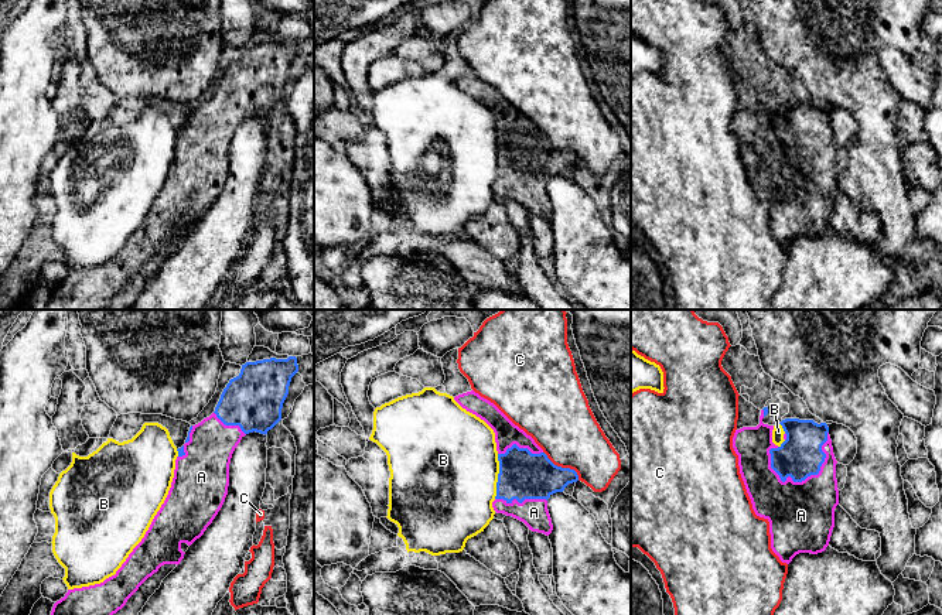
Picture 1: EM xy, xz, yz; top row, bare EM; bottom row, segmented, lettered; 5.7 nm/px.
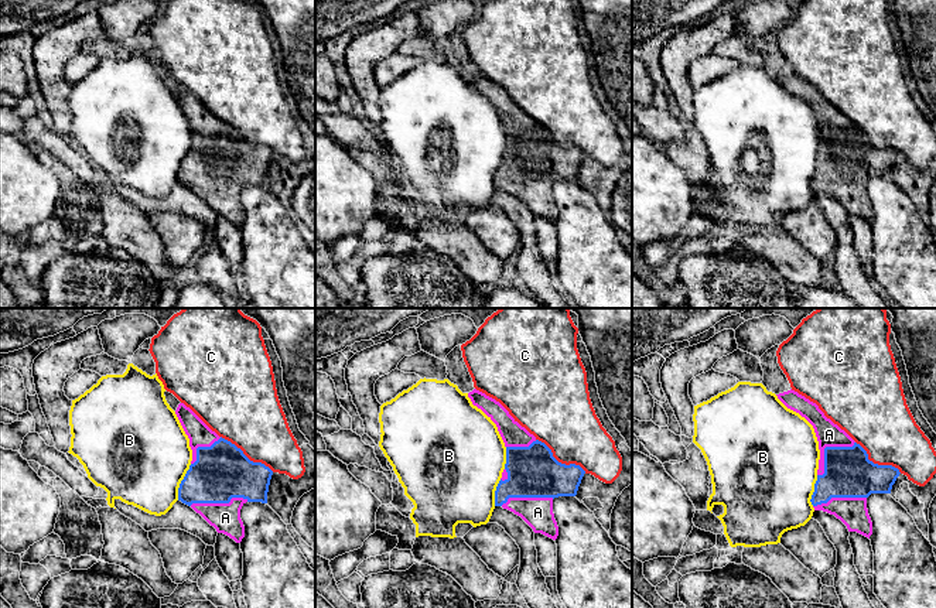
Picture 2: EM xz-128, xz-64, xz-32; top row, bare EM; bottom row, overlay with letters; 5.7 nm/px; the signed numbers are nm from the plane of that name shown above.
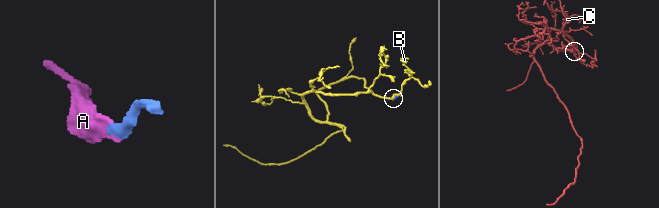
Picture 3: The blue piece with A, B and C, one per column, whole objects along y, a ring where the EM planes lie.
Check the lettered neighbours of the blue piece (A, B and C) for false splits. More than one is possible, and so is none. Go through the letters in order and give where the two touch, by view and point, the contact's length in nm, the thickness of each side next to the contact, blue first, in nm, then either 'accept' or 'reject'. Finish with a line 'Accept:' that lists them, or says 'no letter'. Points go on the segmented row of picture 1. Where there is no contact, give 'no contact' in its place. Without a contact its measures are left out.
A: contact yz (819, 470); length 400 nm; calibres 240 and 340 nm; accept
B: contact xz (498, 477); length 260 nm; calibres 280 and 500 nm; reject
C: contact xz (563, 468); length 260 nm; calibres 280 and 360 nm; reject
Accept: A

